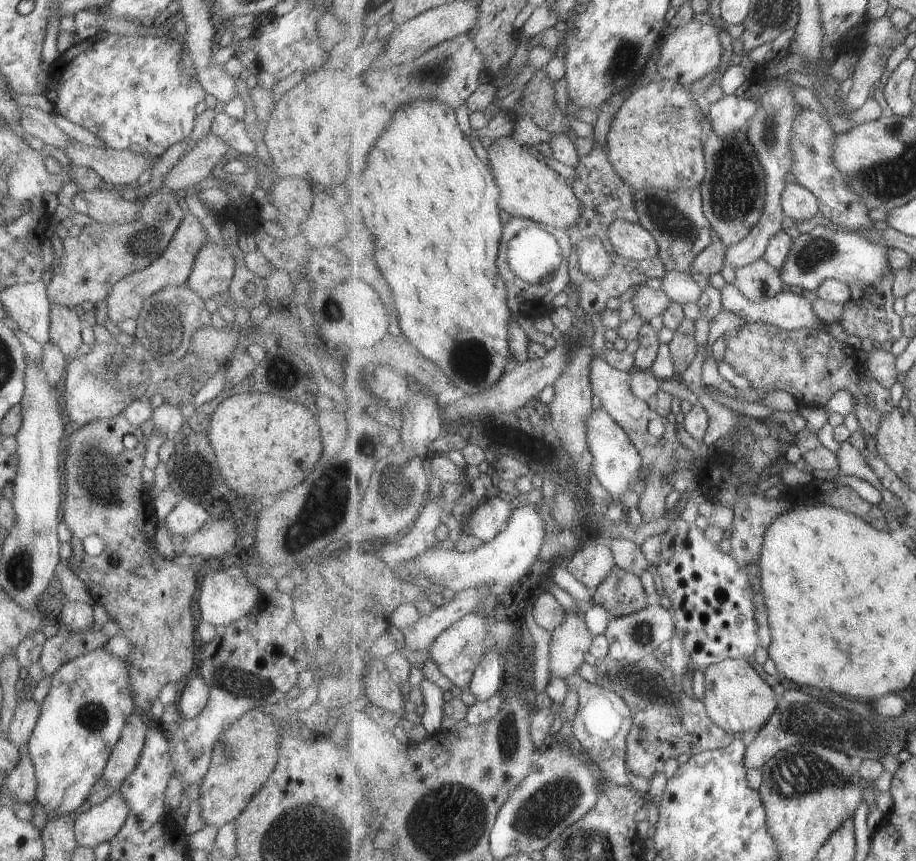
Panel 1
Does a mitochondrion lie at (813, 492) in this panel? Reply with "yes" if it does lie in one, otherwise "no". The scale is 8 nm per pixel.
no

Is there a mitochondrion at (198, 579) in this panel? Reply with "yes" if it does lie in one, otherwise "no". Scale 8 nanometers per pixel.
no

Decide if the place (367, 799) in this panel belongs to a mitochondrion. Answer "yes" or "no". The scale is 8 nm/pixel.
no

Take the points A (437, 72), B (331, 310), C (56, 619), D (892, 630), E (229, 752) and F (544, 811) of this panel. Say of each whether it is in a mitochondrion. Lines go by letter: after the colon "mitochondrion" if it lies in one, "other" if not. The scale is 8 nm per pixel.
A: mitochondrion
B: mitochondrion
C: other
D: other
E: mitochondrion
F: mitochondrion

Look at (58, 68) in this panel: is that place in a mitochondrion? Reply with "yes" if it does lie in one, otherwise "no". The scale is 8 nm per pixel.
no

